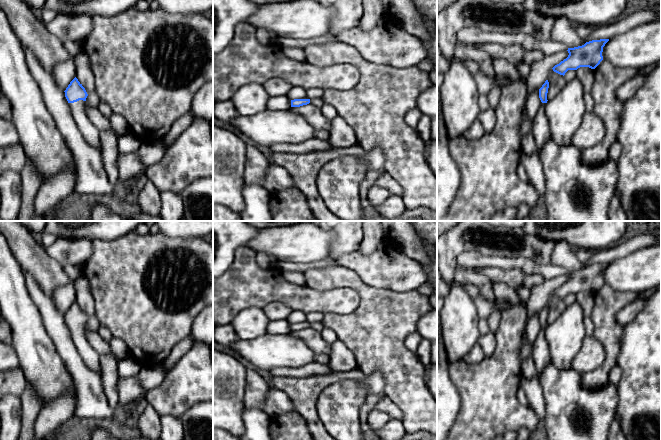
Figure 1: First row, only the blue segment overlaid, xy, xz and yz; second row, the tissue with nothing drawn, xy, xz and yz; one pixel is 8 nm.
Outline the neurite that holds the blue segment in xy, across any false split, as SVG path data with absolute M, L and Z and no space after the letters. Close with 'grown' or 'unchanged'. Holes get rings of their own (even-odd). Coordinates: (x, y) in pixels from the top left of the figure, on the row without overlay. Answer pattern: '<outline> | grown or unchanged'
M75 301L64 316L74 345L82 360L92 371L101 376L102 369L99 362L99 354L90 345L85 335L84 329L88 320L85 312Z | grown

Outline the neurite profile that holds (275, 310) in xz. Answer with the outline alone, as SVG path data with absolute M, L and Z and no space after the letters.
M271 302L263 308L263 311L270 320L287 320L293 310L281 302Z

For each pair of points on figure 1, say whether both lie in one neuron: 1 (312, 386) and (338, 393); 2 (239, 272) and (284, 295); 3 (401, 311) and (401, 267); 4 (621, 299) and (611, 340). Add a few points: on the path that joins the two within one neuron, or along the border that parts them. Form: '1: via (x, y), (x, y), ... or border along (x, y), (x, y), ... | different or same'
1: border along (345, 380), (323, 390), (317, 412) | different
2: via (250, 283), (253, 286), (273, 287) | same
3: border along (378, 288), (389, 288), (398, 292), (416, 290) | different
4: via (611, 309), (610, 330) | same

